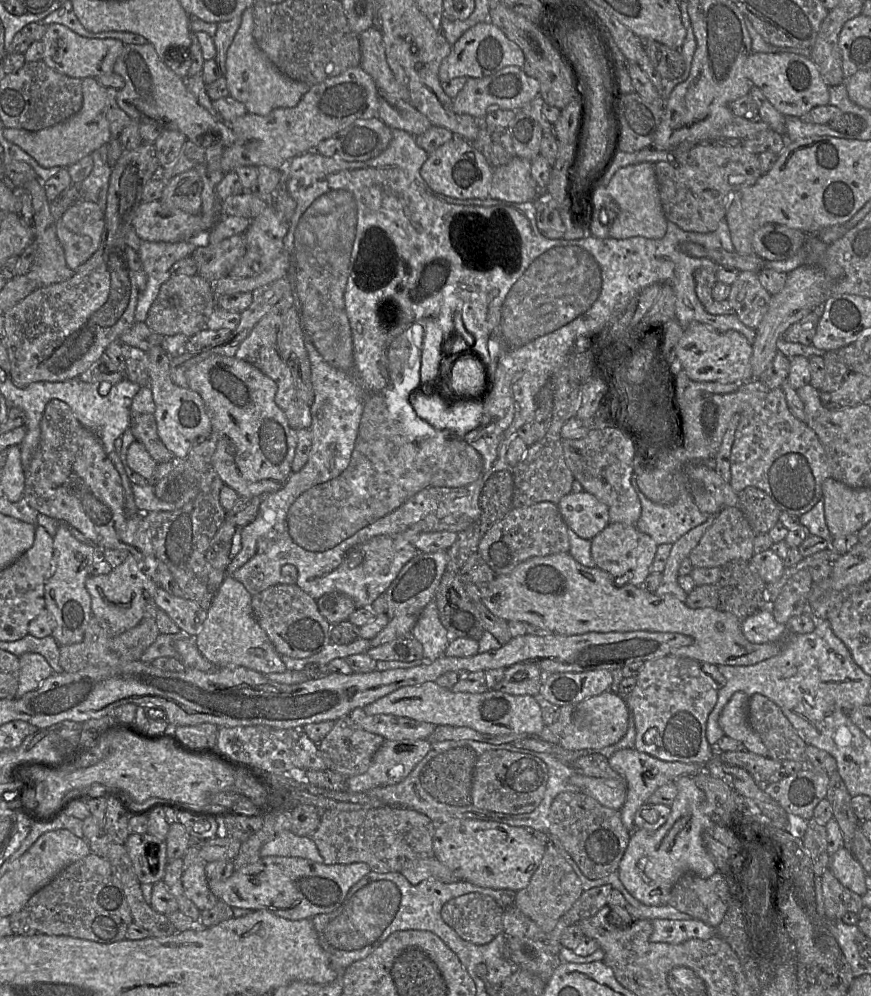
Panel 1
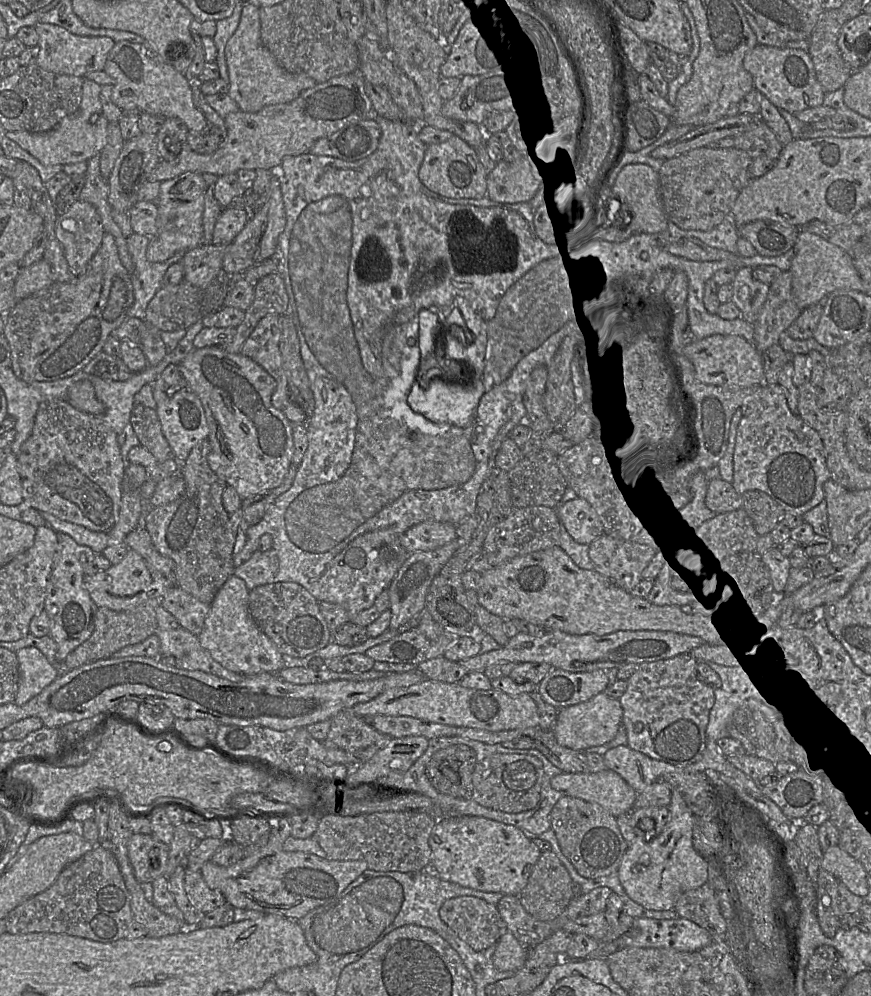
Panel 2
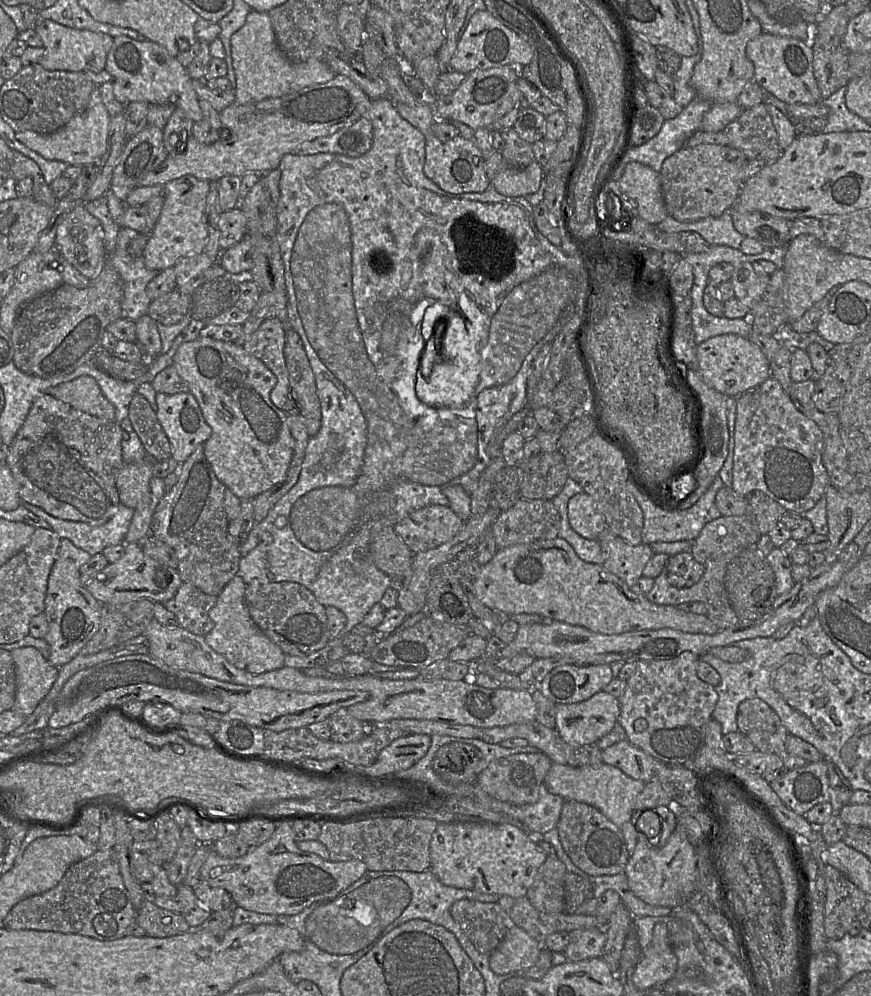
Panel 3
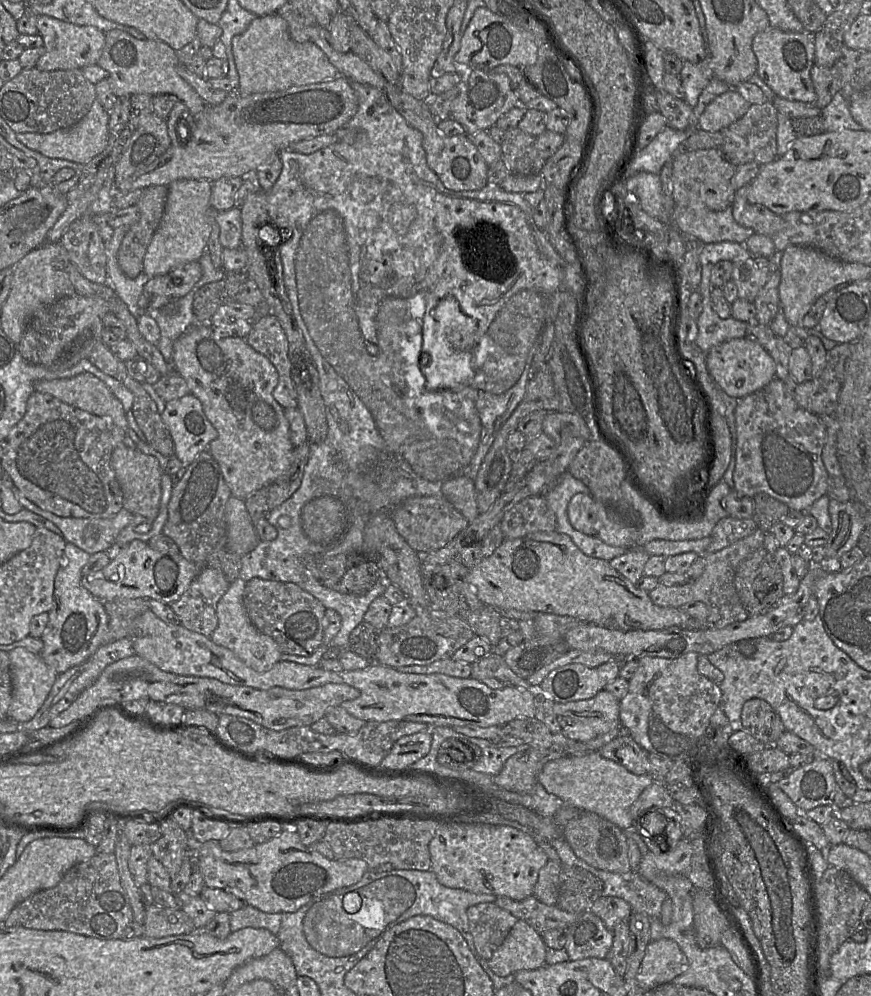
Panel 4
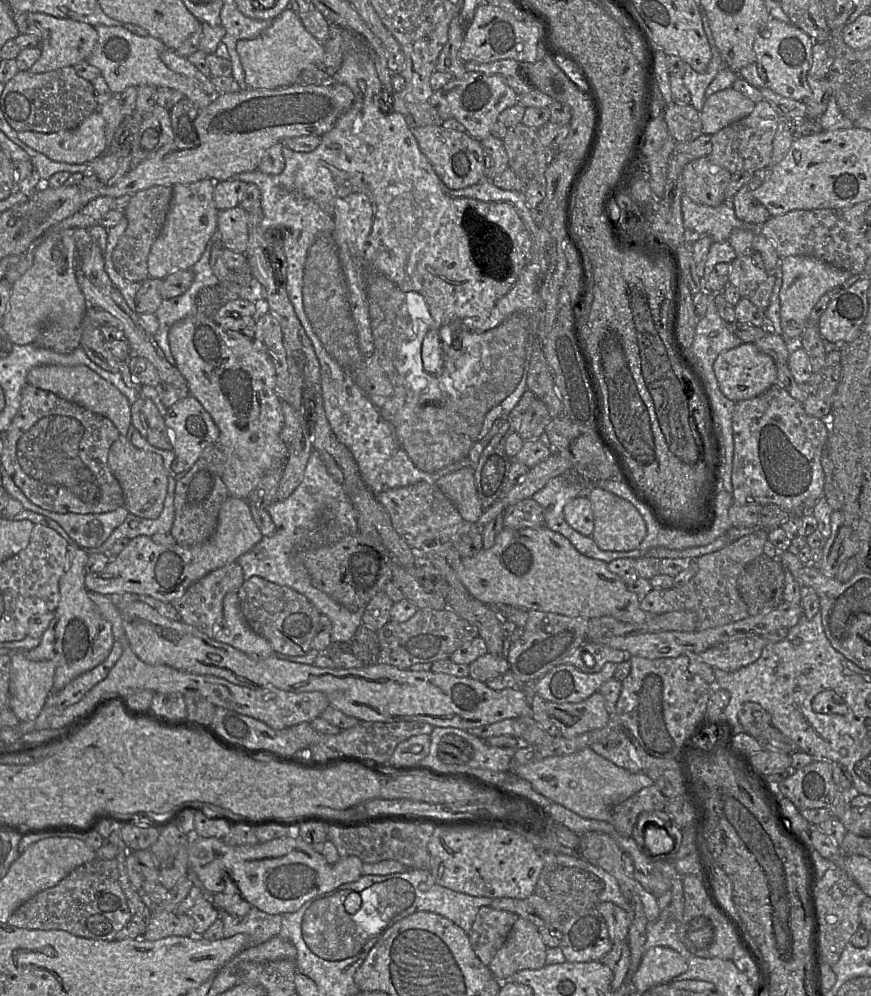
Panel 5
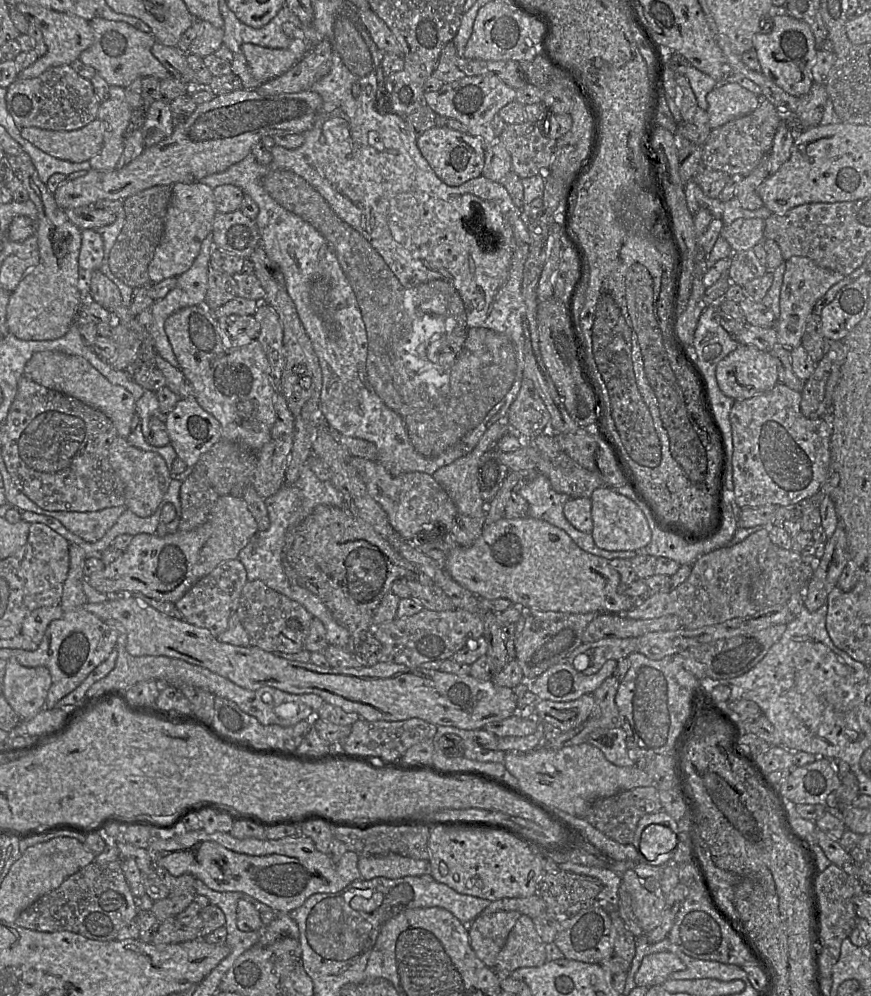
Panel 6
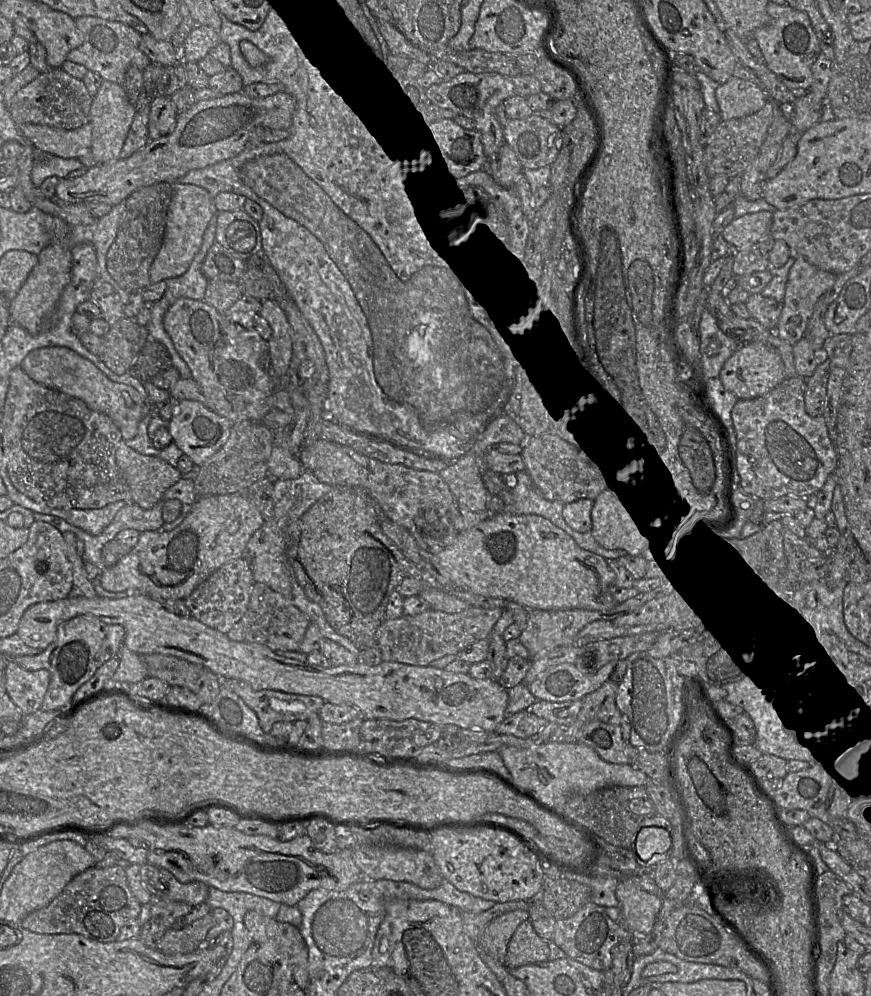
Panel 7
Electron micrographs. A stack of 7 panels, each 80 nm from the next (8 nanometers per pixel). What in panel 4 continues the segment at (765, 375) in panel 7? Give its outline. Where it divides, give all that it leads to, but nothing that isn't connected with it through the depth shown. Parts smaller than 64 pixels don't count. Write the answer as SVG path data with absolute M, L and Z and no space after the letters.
M734 338L714 346L705 354L707 370L715 383L730 397L741 399L771 382L775 364L766 349L747 339Z

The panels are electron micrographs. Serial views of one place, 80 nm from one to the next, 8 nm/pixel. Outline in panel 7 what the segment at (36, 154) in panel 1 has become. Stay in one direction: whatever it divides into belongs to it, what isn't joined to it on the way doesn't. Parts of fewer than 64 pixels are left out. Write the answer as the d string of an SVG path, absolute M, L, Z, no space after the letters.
M43 124L19 125L25 138L46 155L80 158L91 153L92 124L62 129Z

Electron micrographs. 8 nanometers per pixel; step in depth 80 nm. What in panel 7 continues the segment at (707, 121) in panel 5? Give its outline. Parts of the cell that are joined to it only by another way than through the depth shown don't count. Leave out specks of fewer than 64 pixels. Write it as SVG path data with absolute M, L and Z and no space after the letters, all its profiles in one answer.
M732 77L715 91L721 120L739 119L762 109L768 94L753 82Z

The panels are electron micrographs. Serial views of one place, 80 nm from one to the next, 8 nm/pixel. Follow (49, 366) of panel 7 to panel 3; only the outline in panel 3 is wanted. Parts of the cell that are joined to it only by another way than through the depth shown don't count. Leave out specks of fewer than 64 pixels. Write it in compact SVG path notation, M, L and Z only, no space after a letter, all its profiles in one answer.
M81 376L52 387L47 394L89 415L115 420L115 407L104 396L96 380L90 376Z

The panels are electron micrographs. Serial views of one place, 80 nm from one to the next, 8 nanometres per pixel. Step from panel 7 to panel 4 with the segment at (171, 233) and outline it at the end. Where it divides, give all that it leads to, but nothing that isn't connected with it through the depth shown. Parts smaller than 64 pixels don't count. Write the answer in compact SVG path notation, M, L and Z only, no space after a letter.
M179 179L168 185L164 214L143 260L143 271L150 279L170 273L188 262L198 261L205 252L211 234L209 209L212 208L212 183L208 180Z

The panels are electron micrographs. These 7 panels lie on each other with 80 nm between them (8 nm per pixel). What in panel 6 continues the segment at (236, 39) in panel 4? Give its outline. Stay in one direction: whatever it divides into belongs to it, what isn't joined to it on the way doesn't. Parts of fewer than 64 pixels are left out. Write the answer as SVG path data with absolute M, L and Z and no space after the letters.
M293 38L285 49L266 48L252 43L241 47L253 77L265 83L281 76L297 64L310 50L303 39Z

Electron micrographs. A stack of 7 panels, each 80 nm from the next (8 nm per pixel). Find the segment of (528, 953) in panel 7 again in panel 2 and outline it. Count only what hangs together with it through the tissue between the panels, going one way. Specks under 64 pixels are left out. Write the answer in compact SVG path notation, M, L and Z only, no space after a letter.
M505 932L497 941L493 964L499 971L516 971L524 966L528 950L511 932Z

